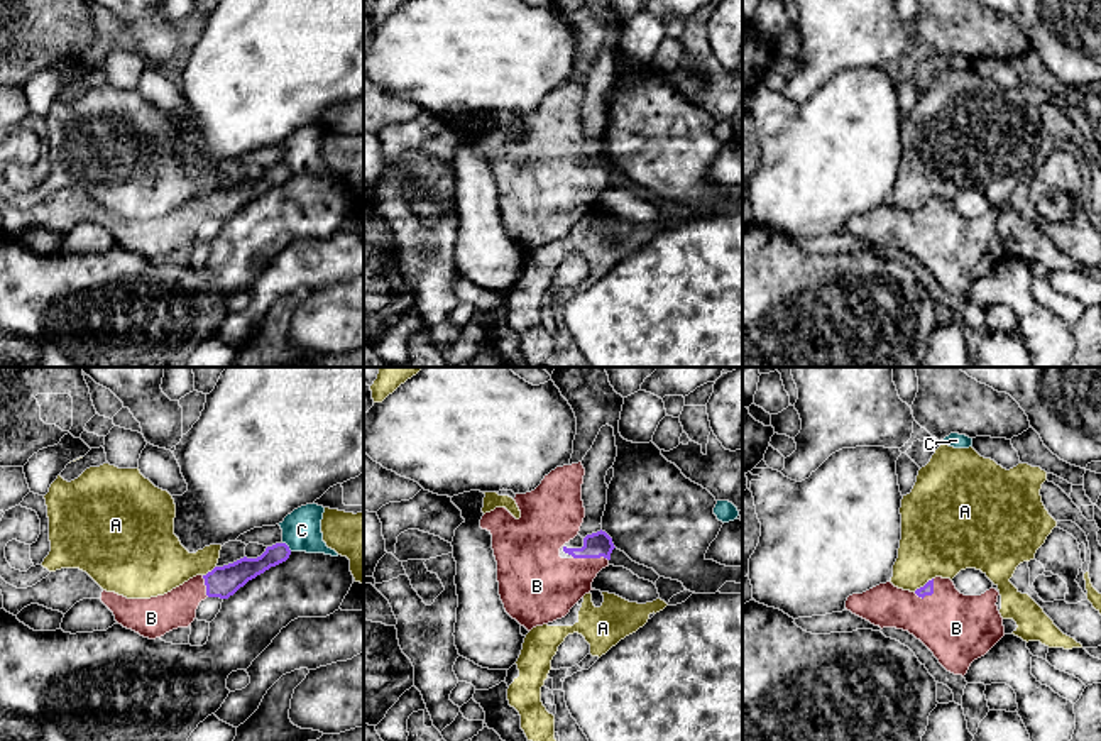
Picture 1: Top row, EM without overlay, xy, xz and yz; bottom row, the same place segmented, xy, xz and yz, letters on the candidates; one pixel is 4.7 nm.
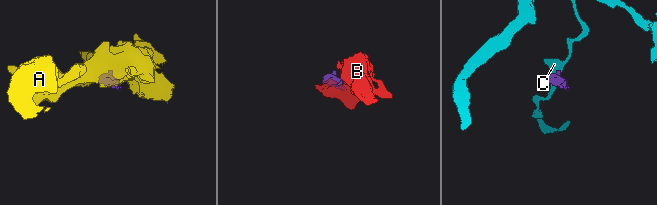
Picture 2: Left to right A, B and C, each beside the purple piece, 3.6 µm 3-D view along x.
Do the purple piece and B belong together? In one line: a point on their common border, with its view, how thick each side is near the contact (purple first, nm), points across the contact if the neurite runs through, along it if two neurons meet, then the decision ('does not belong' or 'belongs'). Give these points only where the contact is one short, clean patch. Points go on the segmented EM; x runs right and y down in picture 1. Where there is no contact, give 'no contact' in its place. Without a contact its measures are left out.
contact xz (591, 557); calibres 120 and 300 nm; way xz (596, 545), (591, 557), (567, 581), (547, 586); belongs

